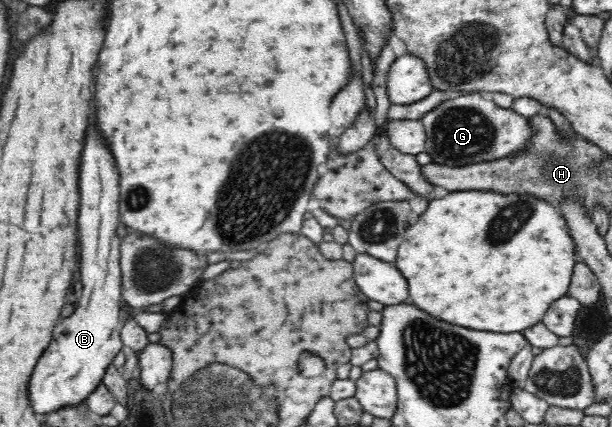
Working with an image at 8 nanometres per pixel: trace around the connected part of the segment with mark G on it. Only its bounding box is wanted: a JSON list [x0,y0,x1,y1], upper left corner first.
[421,92,536,168]

